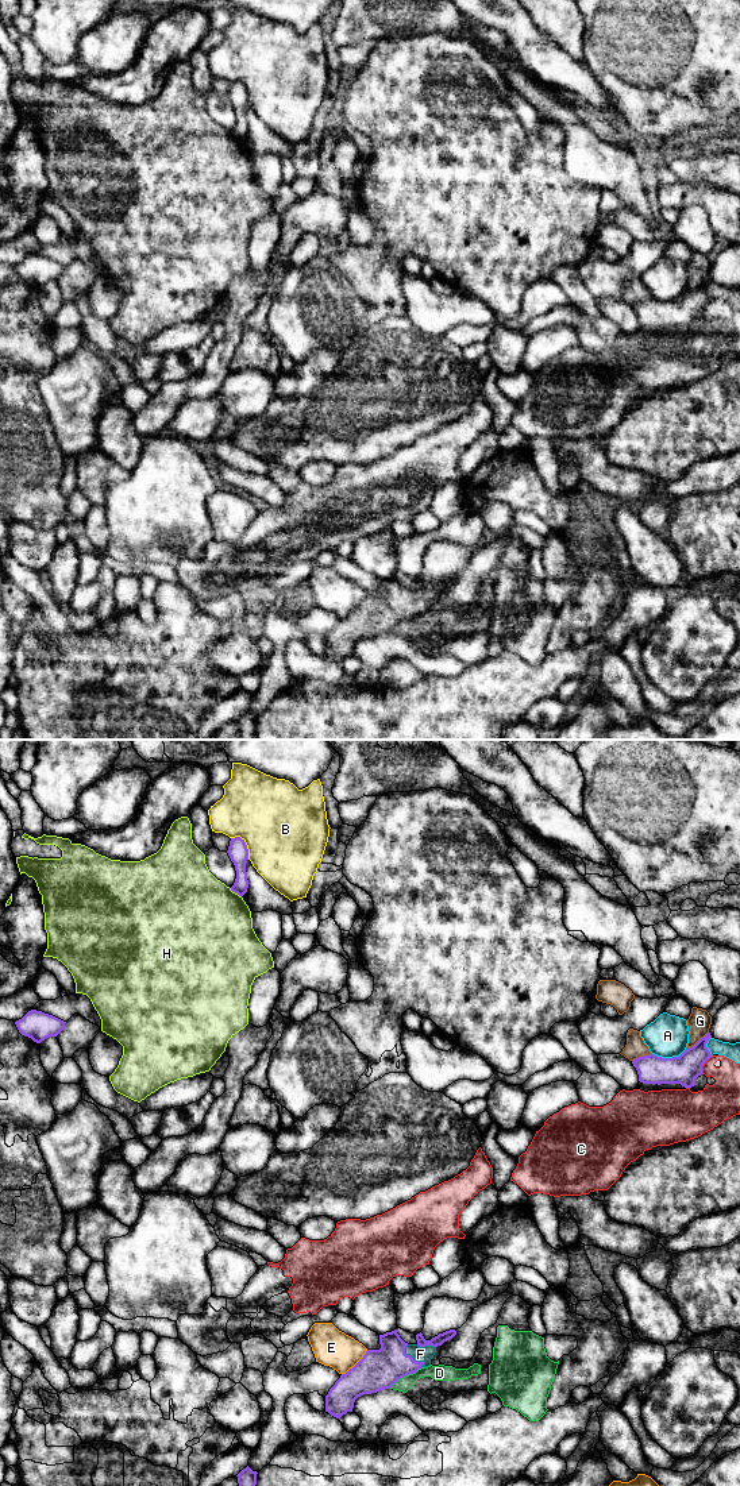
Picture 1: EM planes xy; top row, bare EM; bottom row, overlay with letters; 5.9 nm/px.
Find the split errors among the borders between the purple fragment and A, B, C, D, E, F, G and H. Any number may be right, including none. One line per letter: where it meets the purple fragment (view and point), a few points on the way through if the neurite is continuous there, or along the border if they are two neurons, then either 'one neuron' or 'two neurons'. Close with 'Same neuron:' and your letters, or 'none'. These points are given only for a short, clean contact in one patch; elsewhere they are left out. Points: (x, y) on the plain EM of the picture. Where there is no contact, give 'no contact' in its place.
A: xy (669, 303) | two neurons
B: xy (245, 88) | two neurons
C: xy (702, 309) | two neurons
D: xy (405, 620) | two neurons
E: xy (357, 608) | two neurons
F: xy (411, 601) | across xy (380, 613), (394, 603), (411, 601), (420, 598) | one neuron
G: xy (698, 285) | two neurons
H: xy (235, 136) | two neurons
Same neuron: F

